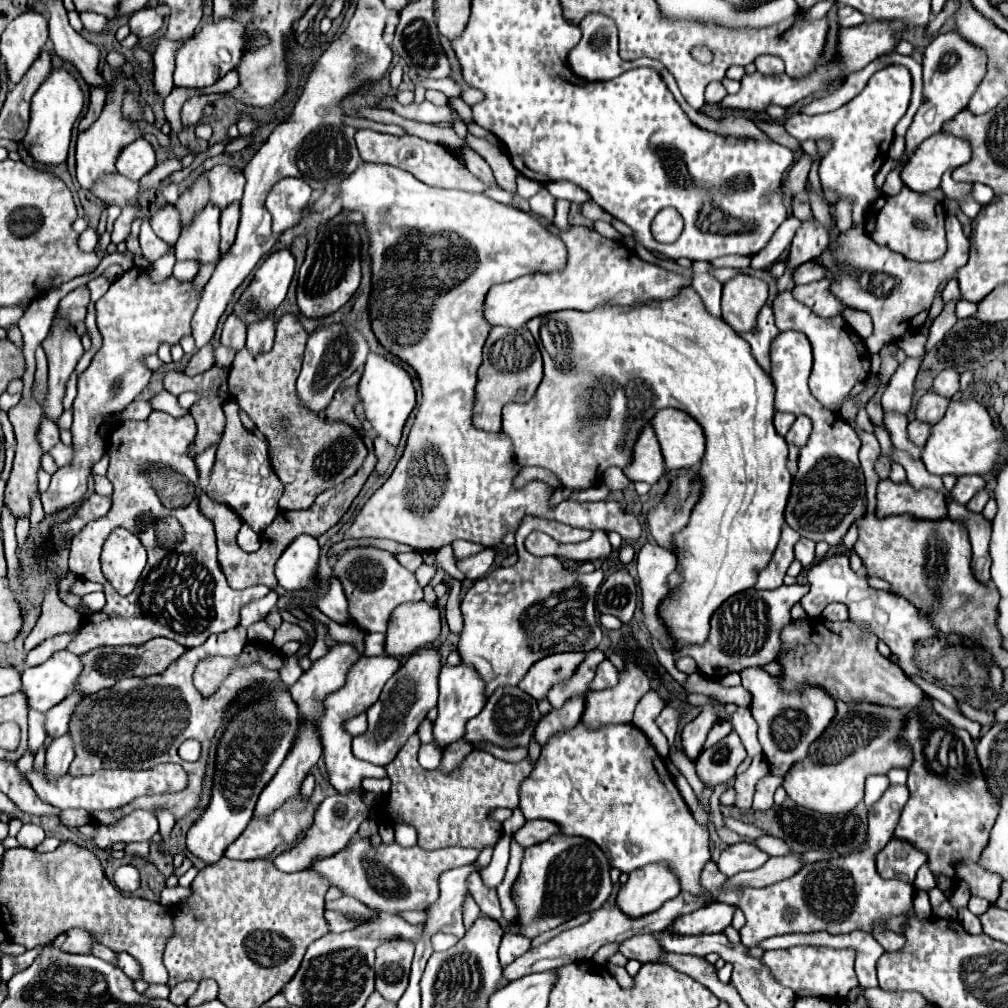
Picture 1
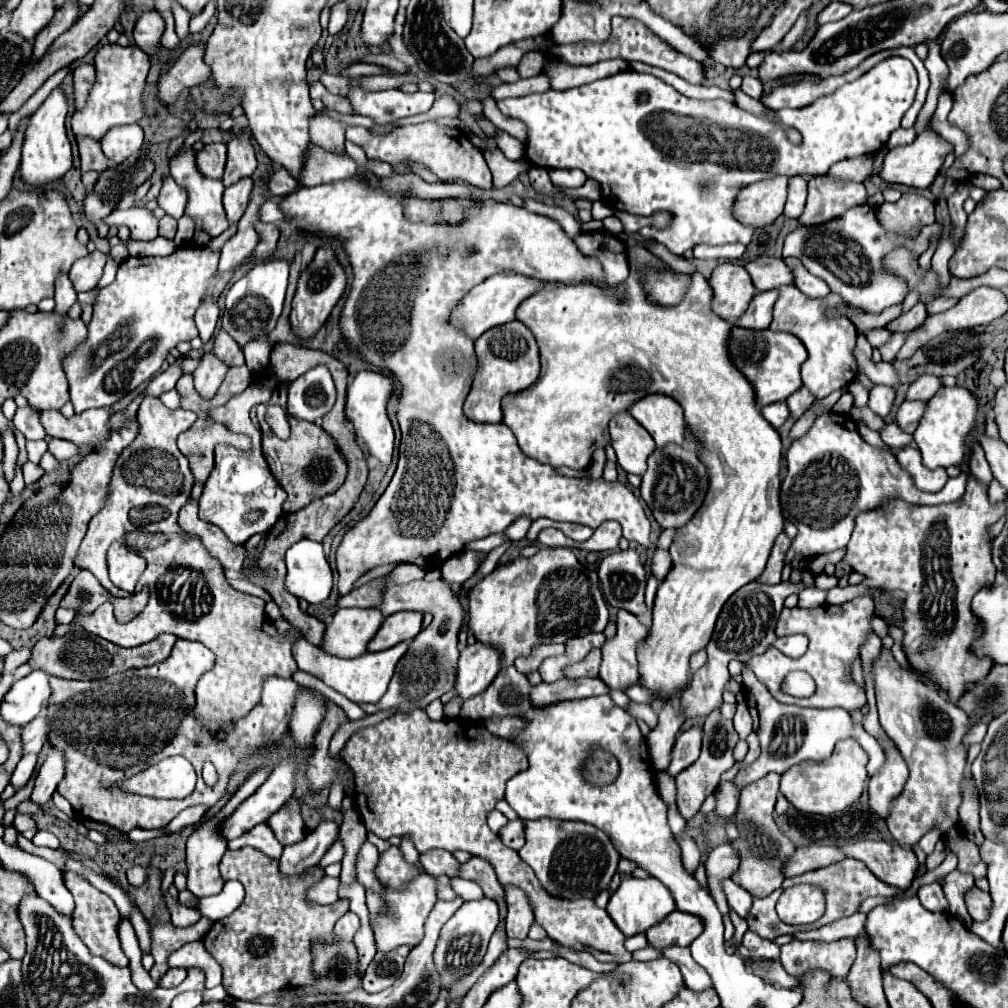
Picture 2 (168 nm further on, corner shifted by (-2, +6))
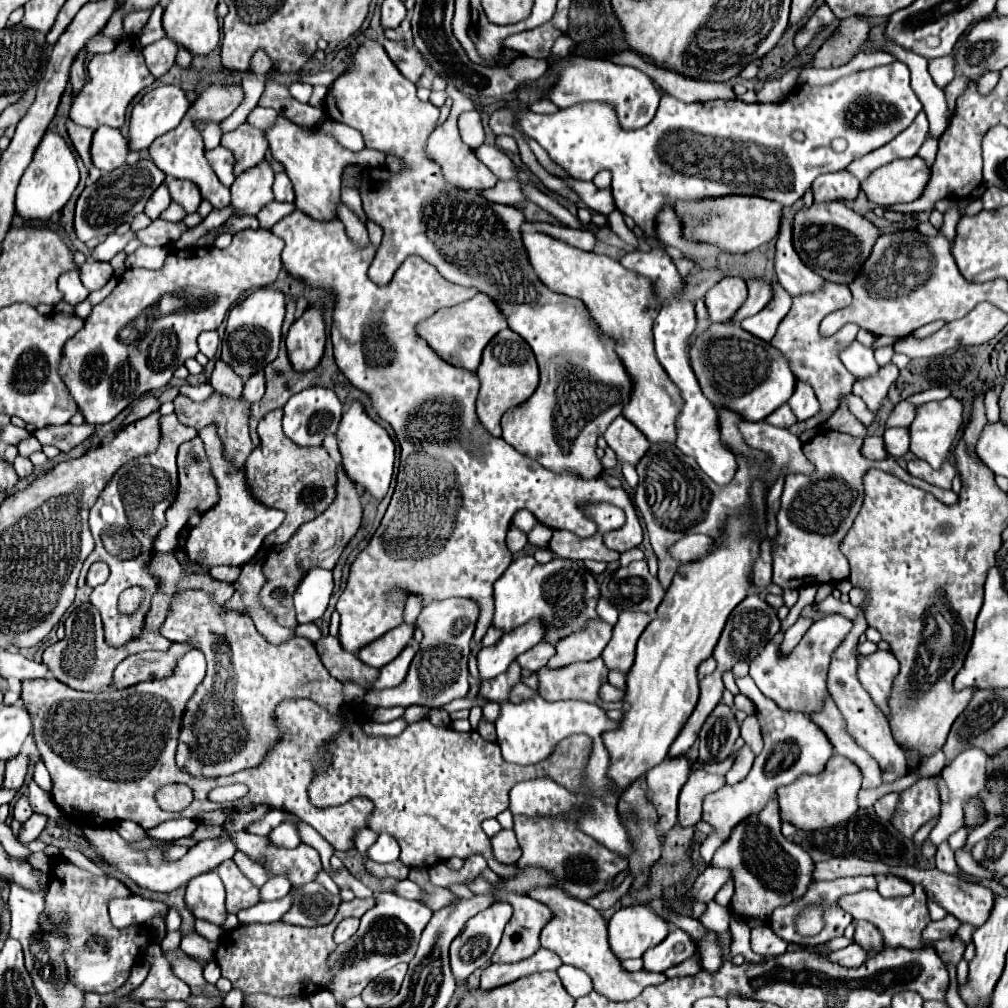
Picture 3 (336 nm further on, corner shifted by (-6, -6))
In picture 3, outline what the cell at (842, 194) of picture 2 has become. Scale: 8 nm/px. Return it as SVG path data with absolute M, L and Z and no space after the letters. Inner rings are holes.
M841 170L815 178L811 190L813 190L815 204L819 204L819 202L833 202L833 200L855 200L861 192L861 186L857 178L853 178L847 170Z

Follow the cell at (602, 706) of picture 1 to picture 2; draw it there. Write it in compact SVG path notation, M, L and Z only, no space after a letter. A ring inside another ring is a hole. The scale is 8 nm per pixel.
M619 610L617 614L617 632L613 638L605 640L601 646L603 662L599 678L611 688L611 690L625 690L631 684L637 682L637 644L647 634L647 628L641 624L641 620L627 612Z

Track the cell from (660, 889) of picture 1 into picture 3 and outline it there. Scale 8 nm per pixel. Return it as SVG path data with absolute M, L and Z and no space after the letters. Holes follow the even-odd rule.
M649 906L619 908L609 920L609 946L619 960L639 958L669 934L669 924Z

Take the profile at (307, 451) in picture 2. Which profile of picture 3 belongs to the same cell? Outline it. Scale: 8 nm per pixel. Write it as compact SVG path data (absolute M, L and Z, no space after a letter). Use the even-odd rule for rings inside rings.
M281 410L269 412L257 426L261 438L261 452L265 458L247 460L247 478L255 498L263 498L265 506L279 508L287 514L285 522L265 538L265 546L283 544L305 522L313 520L329 508L337 494L337 464L323 446L295 446L281 428ZM317 476L317 478L315 478Z

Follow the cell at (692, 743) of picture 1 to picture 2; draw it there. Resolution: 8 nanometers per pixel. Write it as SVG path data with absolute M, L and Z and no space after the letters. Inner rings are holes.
M691 728L685 730L677 736L675 746L671 750L671 762L667 766L667 774L671 778L675 778L681 770L685 770L687 766L691 766L697 758L699 758L699 750L701 750L701 728Z

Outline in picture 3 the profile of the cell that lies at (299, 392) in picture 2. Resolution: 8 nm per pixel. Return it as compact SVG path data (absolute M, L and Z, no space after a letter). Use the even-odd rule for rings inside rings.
M313 386L299 394L293 394L283 408L283 432L299 446L319 446L327 434L333 434L341 422L343 404L331 388Z

